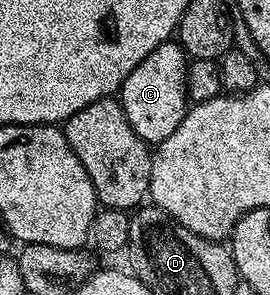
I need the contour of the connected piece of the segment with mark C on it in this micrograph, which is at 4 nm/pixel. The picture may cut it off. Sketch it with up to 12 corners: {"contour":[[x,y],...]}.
{"contour":[[163,41],[120,85],[136,134],[164,141],[188,114],[189,56]]}

